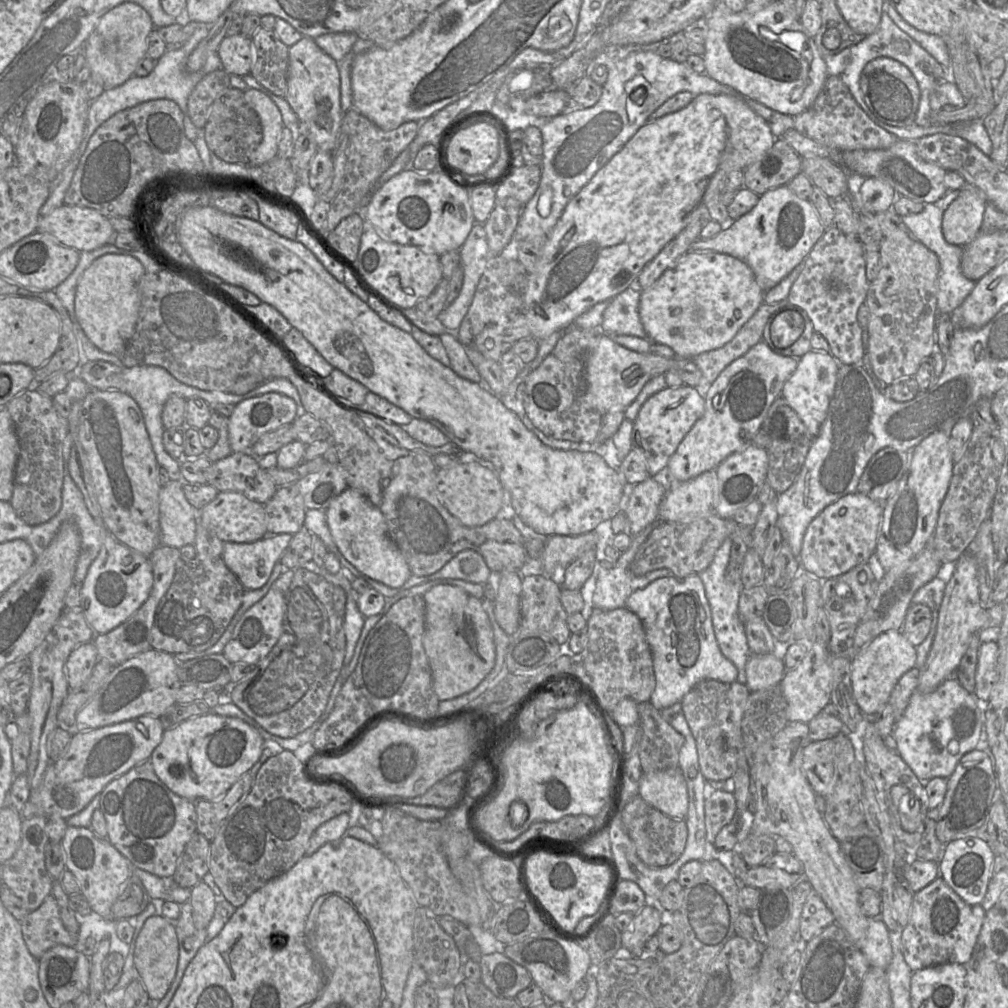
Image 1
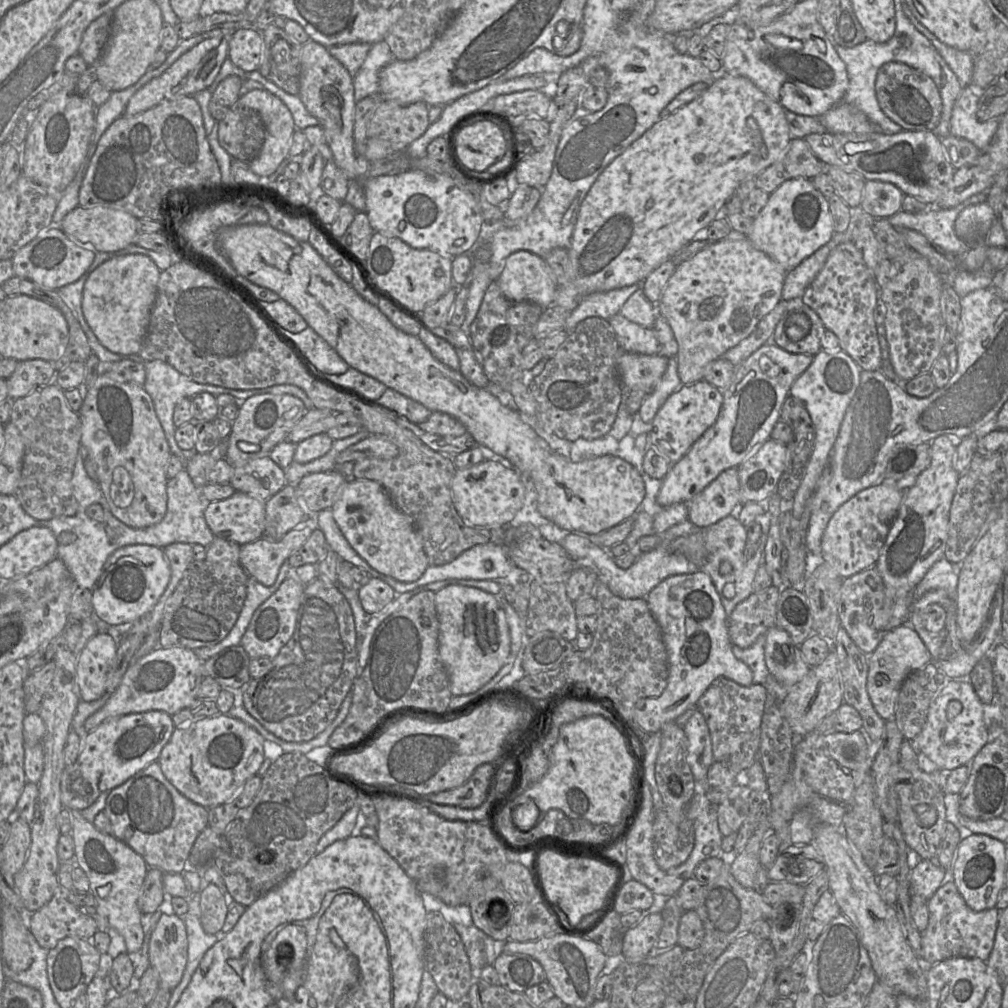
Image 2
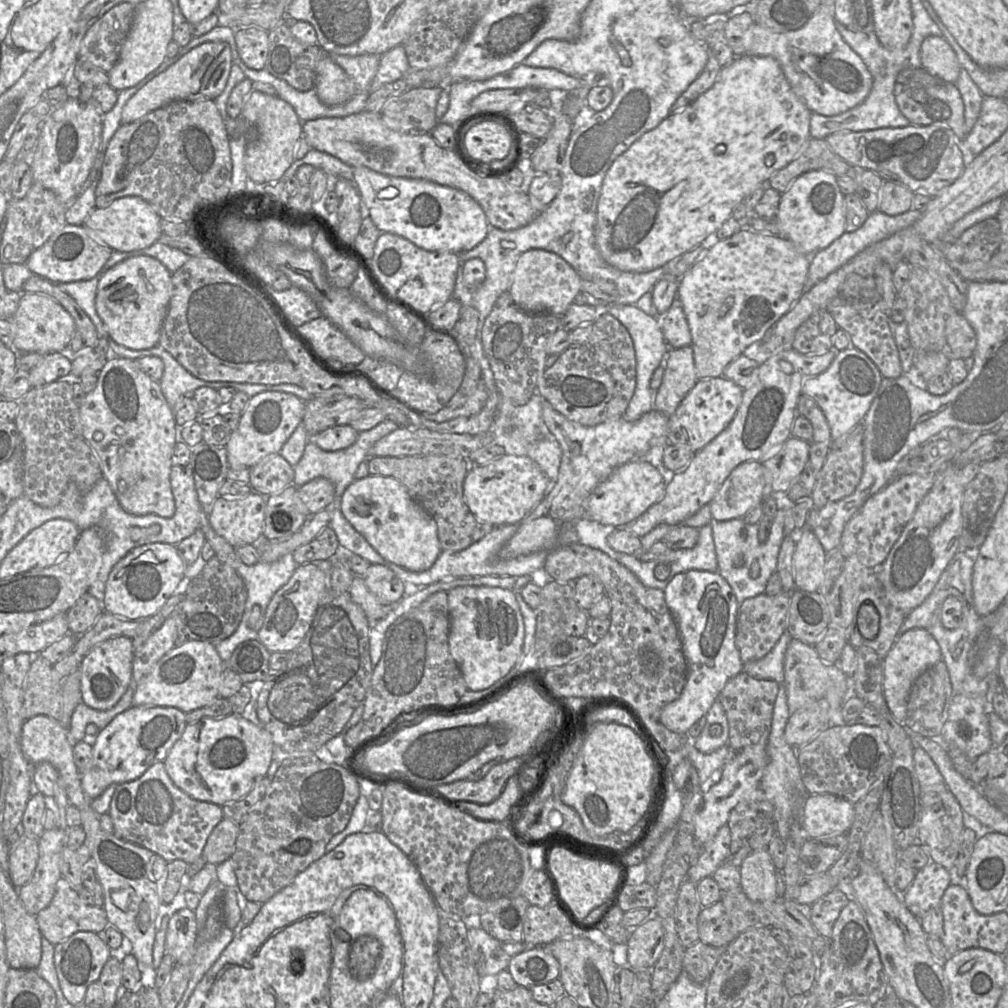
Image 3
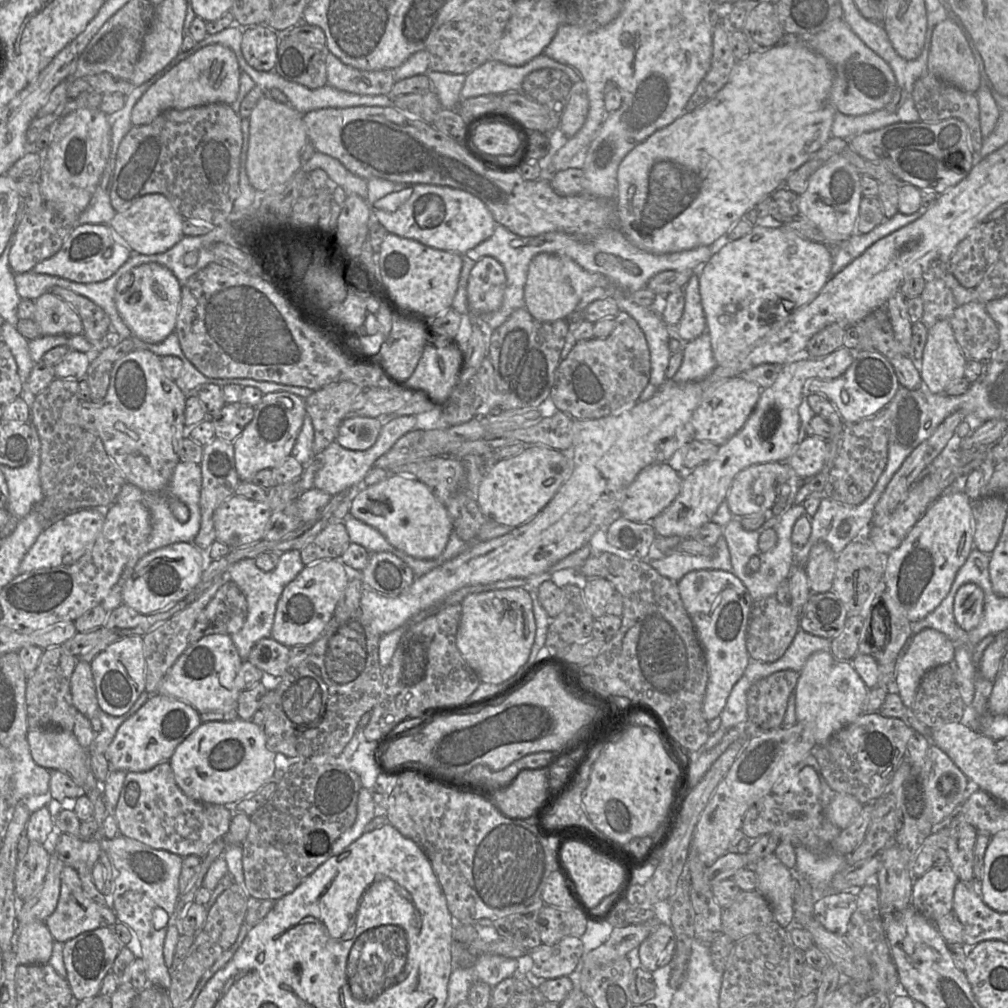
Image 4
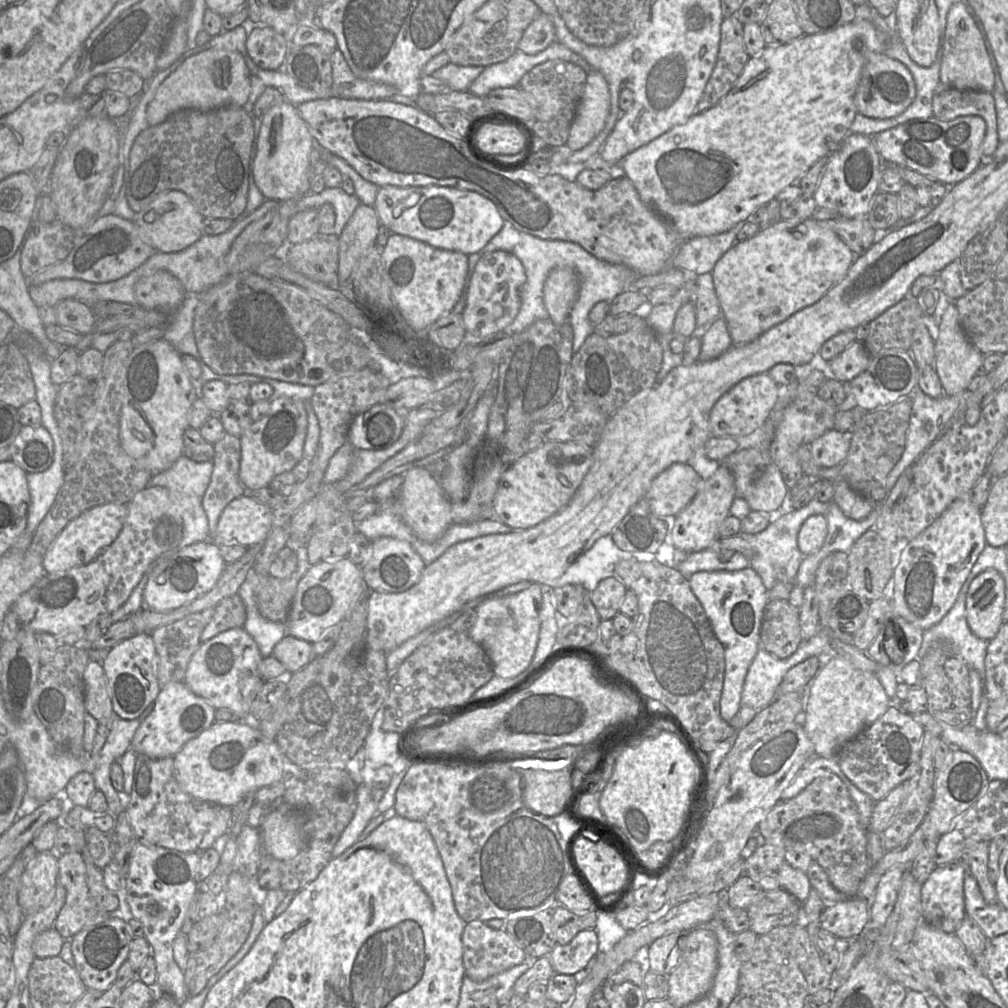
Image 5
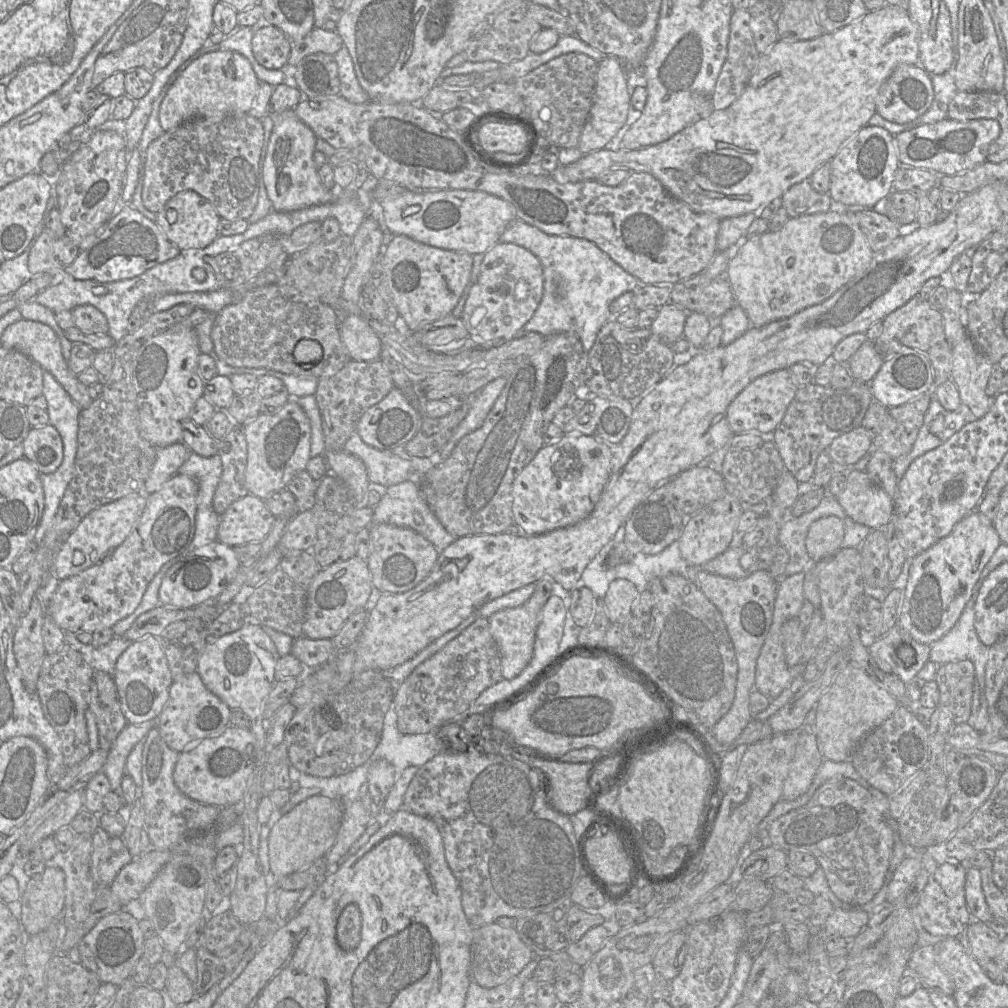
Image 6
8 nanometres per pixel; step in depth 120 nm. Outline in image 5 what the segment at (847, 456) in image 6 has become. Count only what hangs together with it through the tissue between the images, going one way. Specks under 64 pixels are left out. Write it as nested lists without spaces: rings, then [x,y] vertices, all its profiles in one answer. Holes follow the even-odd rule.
[[[829,430],[809,444],[815,465],[822,468],[840,467],[845,461],[851,442],[850,432]]]

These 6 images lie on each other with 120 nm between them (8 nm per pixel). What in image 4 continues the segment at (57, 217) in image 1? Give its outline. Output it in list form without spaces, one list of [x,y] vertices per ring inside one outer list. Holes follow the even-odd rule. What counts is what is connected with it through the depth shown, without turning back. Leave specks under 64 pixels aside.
[[[152,193],[140,197],[127,210],[116,212],[109,226],[133,254],[152,255],[166,252],[184,237],[183,221],[164,195]]]

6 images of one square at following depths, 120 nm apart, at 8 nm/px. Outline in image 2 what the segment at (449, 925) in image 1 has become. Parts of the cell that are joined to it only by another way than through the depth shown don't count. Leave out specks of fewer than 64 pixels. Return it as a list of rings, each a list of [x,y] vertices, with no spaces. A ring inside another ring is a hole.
[[[452,924],[464,945],[468,956],[473,979],[478,977],[482,968],[492,965],[498,957],[494,952],[494,939],[475,926]]]

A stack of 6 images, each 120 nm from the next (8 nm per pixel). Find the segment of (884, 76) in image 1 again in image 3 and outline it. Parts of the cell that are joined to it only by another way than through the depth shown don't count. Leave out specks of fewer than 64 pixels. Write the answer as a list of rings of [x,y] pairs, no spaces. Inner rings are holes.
[[[922,67],[902,70],[894,84],[894,99],[900,112],[910,121],[911,125],[931,125],[942,122],[950,127],[958,139],[964,139],[969,131],[966,129],[964,103],[957,87],[952,83],[944,81],[938,76],[929,74]]]

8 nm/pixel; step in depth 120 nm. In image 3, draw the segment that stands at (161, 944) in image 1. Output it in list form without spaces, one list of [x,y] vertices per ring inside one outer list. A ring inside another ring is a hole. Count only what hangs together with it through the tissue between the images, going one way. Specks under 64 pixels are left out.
[[[187,907],[179,910],[168,922],[165,954],[172,956],[176,964],[192,962],[198,933],[195,912]]]

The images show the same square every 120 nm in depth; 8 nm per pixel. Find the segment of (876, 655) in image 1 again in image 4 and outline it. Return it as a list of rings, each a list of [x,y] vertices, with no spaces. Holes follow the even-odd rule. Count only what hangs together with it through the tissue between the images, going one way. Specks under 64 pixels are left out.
[[[926,628],[914,634],[895,662],[897,693],[912,708],[923,676],[930,669],[954,661],[956,646],[942,633]]]

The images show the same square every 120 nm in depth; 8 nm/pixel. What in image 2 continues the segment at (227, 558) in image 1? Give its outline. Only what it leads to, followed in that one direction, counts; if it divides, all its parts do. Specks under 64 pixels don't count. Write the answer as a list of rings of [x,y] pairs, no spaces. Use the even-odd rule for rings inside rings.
[[[317,512],[302,523],[301,529],[292,529],[278,541],[260,538],[241,545],[239,563],[248,576],[254,577],[265,586],[274,584],[281,565],[297,551],[318,528]]]

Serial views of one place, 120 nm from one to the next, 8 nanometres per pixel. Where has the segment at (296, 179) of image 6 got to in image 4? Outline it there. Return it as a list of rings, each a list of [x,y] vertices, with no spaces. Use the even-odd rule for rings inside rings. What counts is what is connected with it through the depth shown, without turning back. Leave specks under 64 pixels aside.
[[[263,96],[249,117],[246,174],[252,187],[265,192],[285,184],[301,168],[300,151],[309,141],[303,115],[287,103]]]

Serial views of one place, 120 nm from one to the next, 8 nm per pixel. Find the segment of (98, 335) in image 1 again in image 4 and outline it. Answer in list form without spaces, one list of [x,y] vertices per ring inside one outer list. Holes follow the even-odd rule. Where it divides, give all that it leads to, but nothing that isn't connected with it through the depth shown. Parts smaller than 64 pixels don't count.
[[[155,262],[134,267],[123,274],[116,285],[118,313],[133,336],[146,343],[162,342],[175,331],[180,302],[180,282],[169,269]]]

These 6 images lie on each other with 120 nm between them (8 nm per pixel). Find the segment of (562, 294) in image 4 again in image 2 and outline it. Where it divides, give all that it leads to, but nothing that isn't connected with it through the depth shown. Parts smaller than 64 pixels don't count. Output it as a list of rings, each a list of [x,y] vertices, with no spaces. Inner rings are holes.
[[[530,251],[510,254],[497,282],[512,301],[528,301],[542,308],[554,305],[558,287],[556,276],[542,256]]]

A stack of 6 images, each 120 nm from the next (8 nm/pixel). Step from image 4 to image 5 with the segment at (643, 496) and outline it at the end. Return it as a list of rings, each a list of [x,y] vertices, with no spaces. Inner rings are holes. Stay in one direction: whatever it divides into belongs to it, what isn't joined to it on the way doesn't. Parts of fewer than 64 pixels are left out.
[[[672,464],[653,479],[645,495],[651,512],[660,518],[673,519],[691,502],[702,481],[691,466]]]

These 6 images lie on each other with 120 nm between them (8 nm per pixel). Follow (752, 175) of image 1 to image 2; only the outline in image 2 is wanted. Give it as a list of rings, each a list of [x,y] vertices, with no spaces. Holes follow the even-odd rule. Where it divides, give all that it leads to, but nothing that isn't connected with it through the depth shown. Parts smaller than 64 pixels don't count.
[[[791,138],[782,157],[755,176],[756,187],[767,193],[793,178],[812,179],[821,174],[827,164],[810,149],[804,138]]]

